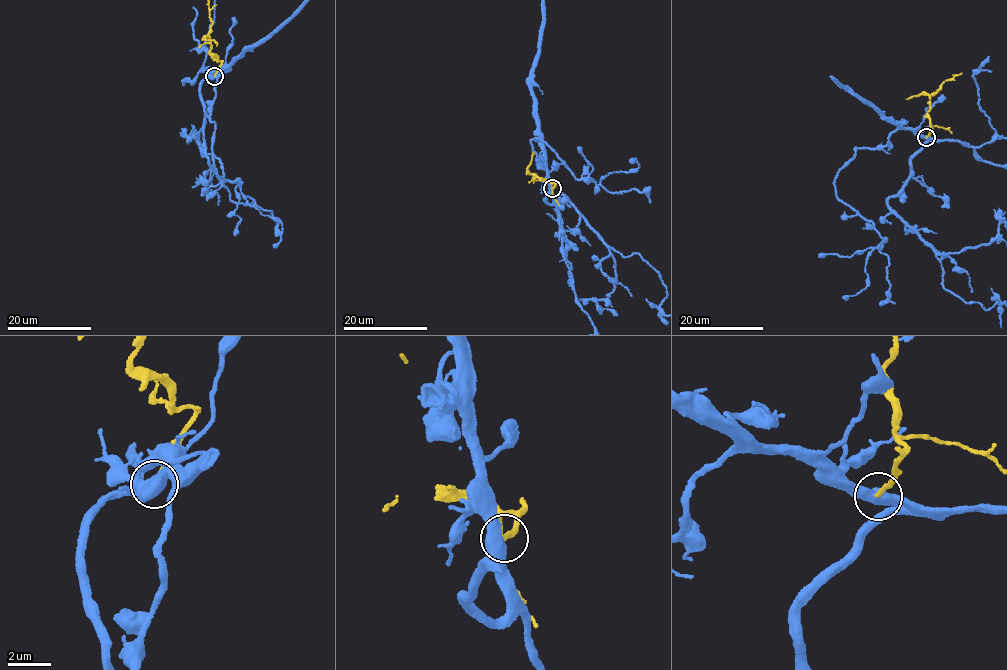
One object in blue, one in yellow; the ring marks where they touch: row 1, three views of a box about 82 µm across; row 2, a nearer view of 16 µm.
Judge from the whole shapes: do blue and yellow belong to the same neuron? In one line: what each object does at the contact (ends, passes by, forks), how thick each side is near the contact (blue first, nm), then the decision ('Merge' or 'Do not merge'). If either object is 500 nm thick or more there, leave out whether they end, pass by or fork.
Thickness 550 nm (blue) against 180 nm. Do not merge

